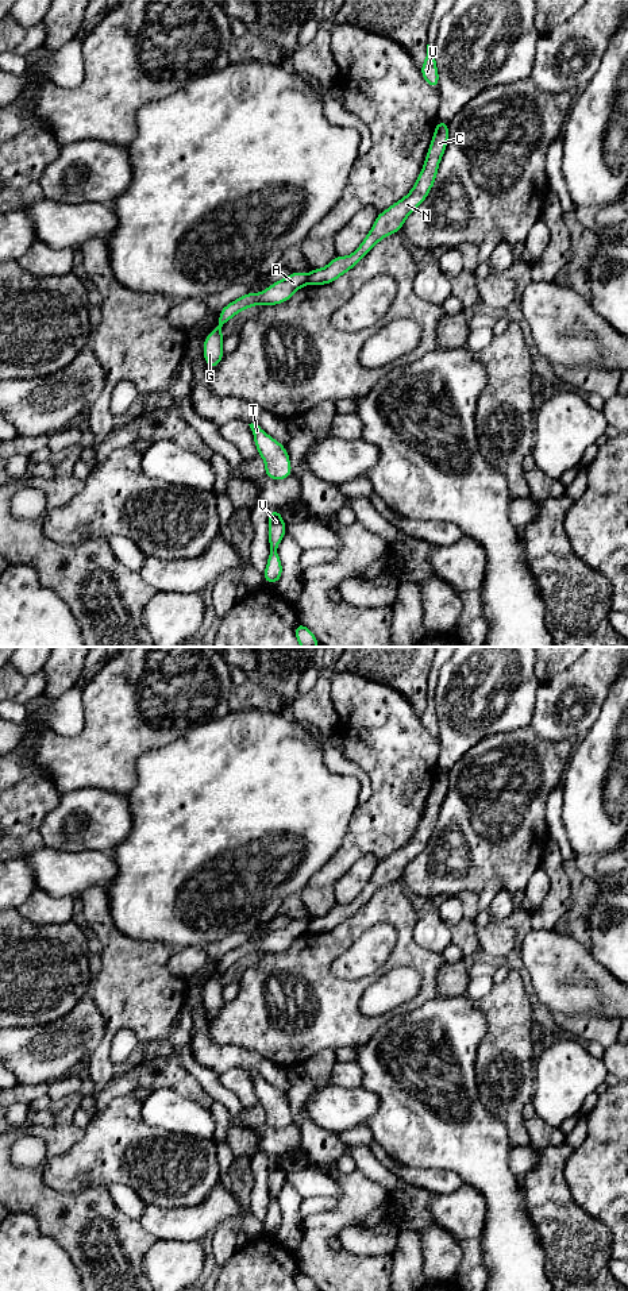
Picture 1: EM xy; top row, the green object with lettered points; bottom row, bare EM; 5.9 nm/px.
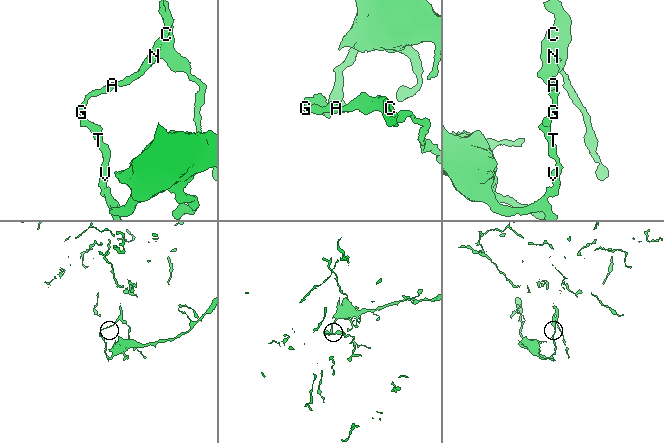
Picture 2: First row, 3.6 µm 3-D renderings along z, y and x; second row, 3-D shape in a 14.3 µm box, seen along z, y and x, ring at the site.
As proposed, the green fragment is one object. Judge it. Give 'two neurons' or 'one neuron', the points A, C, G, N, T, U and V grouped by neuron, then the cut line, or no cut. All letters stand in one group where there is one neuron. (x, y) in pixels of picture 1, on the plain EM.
two neurons; groups A G T V / C N U; cut xy (309, 924), (307, 931)

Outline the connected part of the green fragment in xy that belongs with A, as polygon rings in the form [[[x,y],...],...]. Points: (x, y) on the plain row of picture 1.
[[[290,921],[285,928],[271,932],[266,939],[261,941],[247,941],[235,949],[227,952],[219,960],[219,971],[216,976],[204,987],[204,1007],[209,1017],[215,1017],[224,1002],[221,999],[223,991],[223,974],[240,959],[254,955],[255,952],[263,953],[277,953],[286,951],[296,939],[305,934],[309,930],[309,924],[305,921]]]

